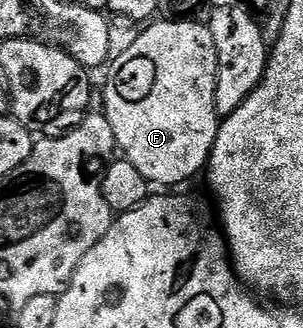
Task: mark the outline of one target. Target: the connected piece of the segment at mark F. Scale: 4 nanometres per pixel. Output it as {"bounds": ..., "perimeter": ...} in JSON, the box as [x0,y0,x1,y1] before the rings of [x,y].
{"bounds":[102,20,222,188],"perimeter":[[[172,20],[176,22],[153,21],[145,25],[144,30],[120,55],[115,55],[108,74],[108,83],[104,86],[104,106],[102,112],[114,128],[119,153],[150,184],[156,182],[160,188],[180,188],[196,173],[203,171],[212,154],[214,142],[218,140],[222,121],[216,107],[218,92],[218,48],[214,36],[207,25],[195,20]]]}

